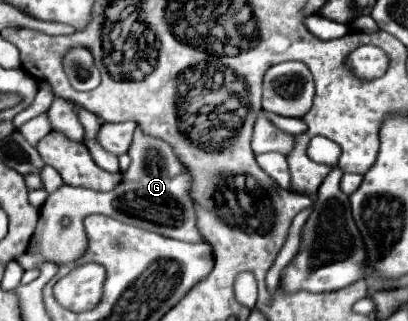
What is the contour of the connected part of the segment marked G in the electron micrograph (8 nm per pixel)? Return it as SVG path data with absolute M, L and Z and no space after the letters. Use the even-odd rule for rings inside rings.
M137 127L133 133L129 155L133 163L127 169L127 173L123 173L121 185L115 187L113 191L97 193L91 189L81 189L81 187L75 189L75 187L63 185L47 197L45 205L41 207L39 223L29 241L29 247L21 257L17 257L21 267L35 269L37 265L47 261L55 265L77 261L87 251L87 233L83 229L83 219L93 213L101 213L121 223L155 231L171 239L191 241L191 243L205 241L205 237L197 229L195 205L191 199L191 173L177 159L169 143L157 137L151 137L143 133L141 127ZM65 219L69 219L67 225L63 225Z

